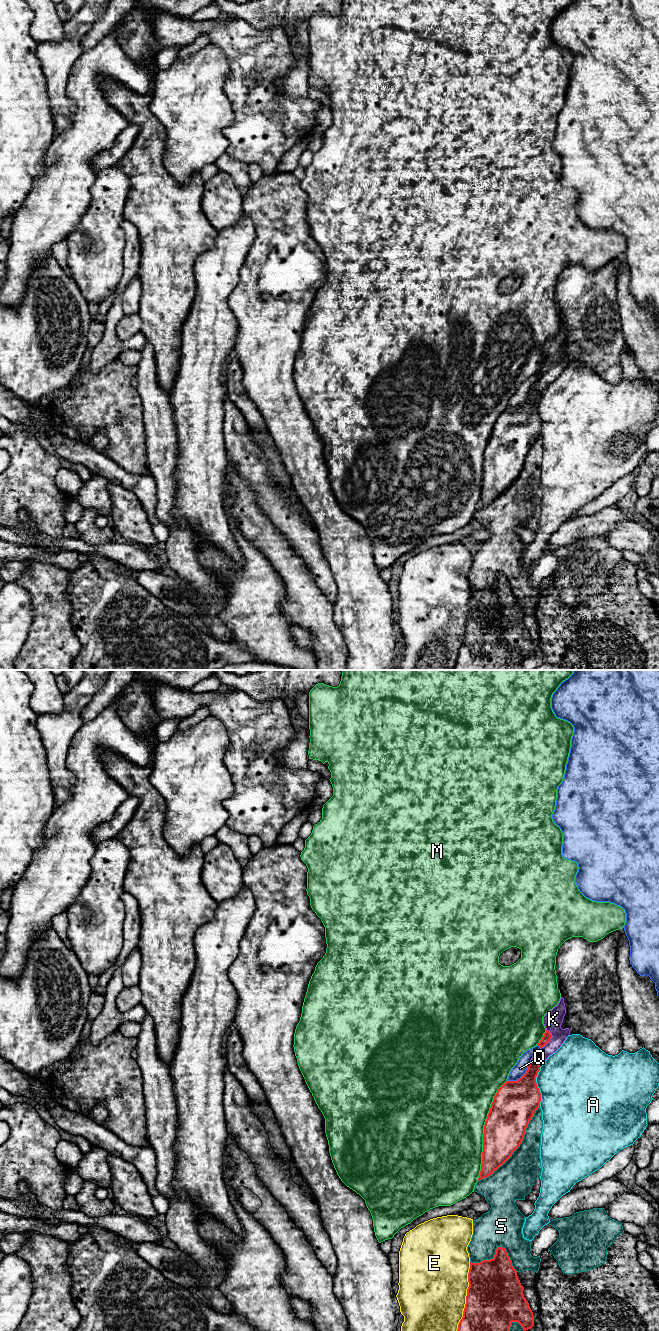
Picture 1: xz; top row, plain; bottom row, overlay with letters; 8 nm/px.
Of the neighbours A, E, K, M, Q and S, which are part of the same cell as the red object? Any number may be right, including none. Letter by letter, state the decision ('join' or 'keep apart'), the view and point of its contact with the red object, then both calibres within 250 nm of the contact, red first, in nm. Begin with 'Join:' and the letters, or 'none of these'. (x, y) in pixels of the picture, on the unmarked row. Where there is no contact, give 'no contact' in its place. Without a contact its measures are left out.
Join: K
A: keep apart; meets red in xz at (537, 414); 340 nm thick on the red side, 480 nm on the other
E: keep apart; meets red in xz at (466, 630); 460 nm thick on the red side, 480 nm on the other
K: join; meets red in xz at (550, 366); 70 nm thick on the red side, 150 nm on the other
M: keep apart; meets red in xz at (484, 458); 340 nm thick on the red side, 500 nm on the other
Q: keep apart; meets red in xz at (525, 401); 340 nm thick on the red side, 100 nm on the other
S: keep apart; meets red in xz at (518, 474); 320 nm thick on the red side, 300 nm on the other

